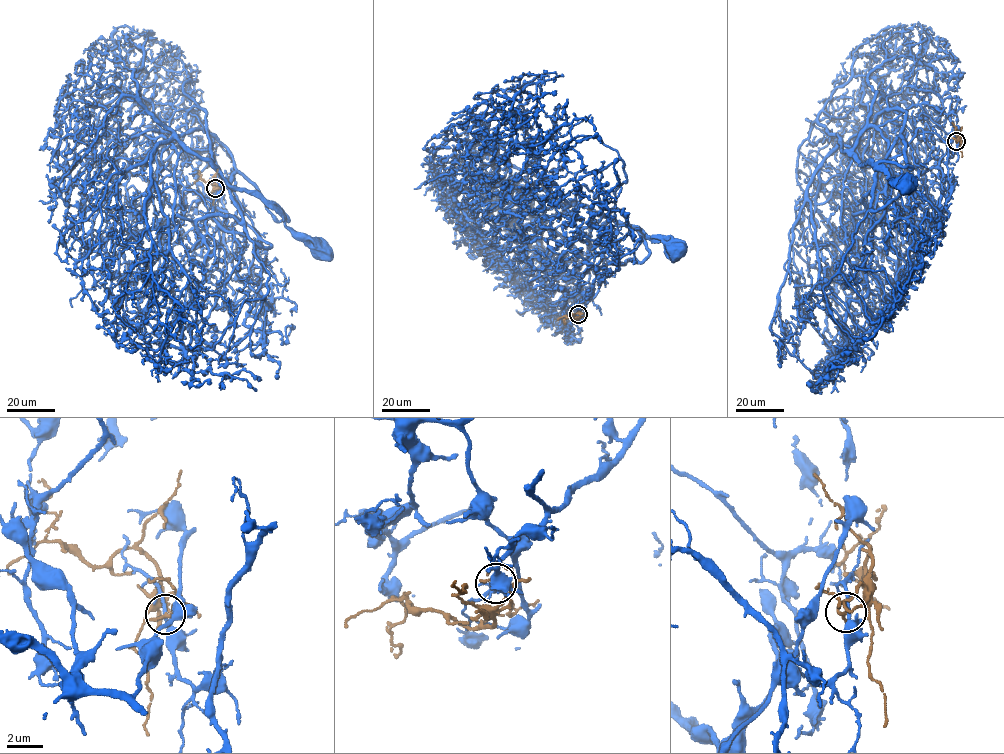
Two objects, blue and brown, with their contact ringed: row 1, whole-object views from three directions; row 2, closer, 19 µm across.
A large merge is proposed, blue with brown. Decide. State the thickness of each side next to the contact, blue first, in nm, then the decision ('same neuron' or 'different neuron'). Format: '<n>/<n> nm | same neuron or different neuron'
150/190 nm | different neuron

